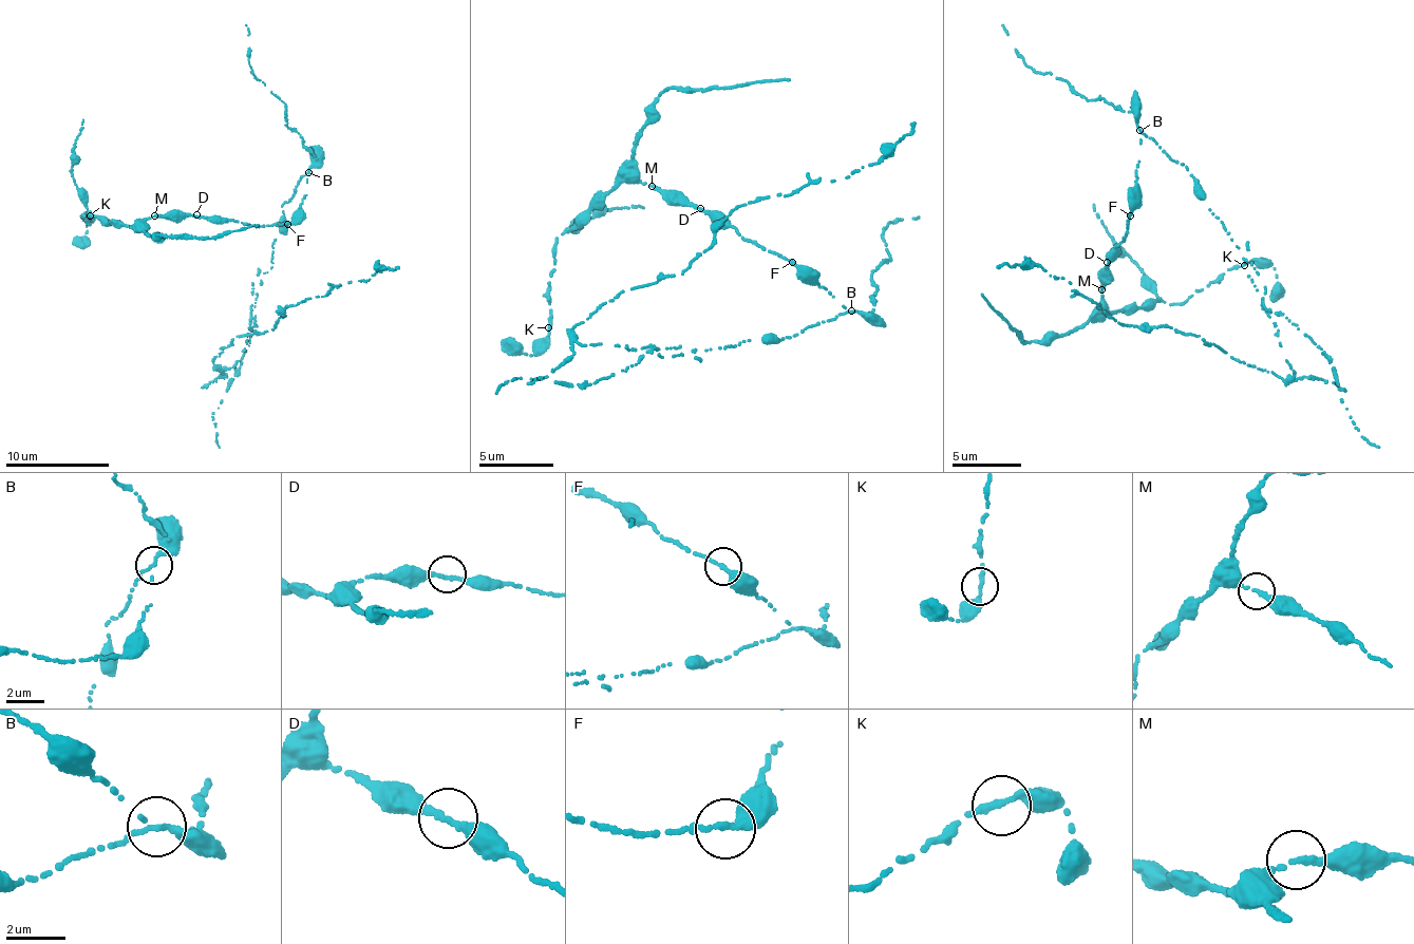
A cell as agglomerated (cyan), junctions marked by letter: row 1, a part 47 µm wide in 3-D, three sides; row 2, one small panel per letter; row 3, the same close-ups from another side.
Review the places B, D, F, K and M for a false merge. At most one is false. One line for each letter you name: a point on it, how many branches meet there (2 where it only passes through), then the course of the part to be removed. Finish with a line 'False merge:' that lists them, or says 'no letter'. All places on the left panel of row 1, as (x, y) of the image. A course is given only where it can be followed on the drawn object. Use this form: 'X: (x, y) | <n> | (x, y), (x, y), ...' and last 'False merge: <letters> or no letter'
B: (308, 172) | 2 | (308, 173), (251, 289), (246, 343), (231, 366), (212, 363), (233, 338), (274, 331), (288, 305), (399, 267)
False merge: B

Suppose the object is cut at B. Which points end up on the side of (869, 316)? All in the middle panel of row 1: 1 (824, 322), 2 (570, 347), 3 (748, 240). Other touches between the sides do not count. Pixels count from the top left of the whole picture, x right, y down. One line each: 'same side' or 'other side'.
1: other side
2: other side
3: same side

